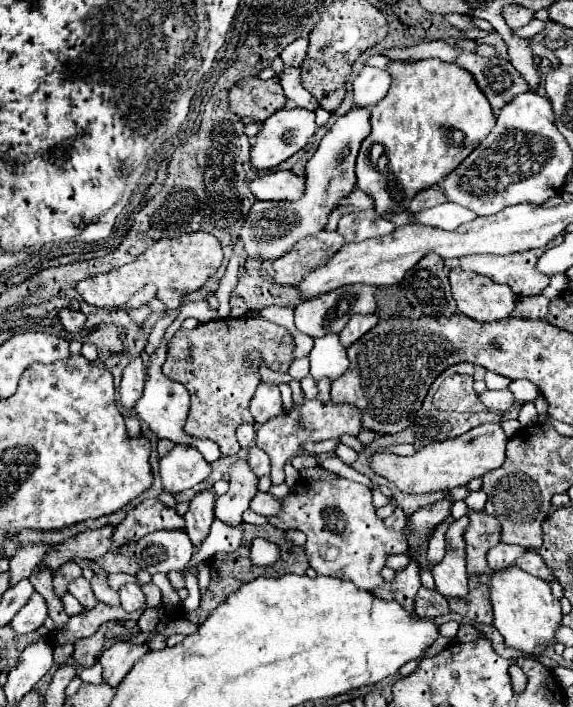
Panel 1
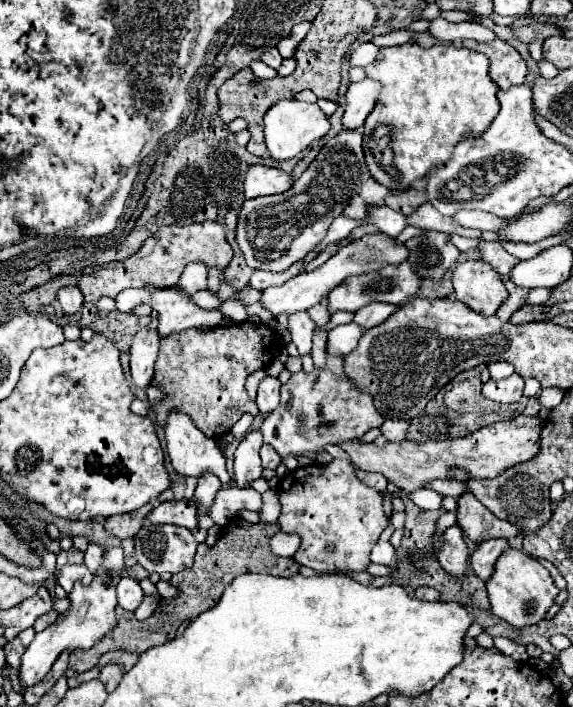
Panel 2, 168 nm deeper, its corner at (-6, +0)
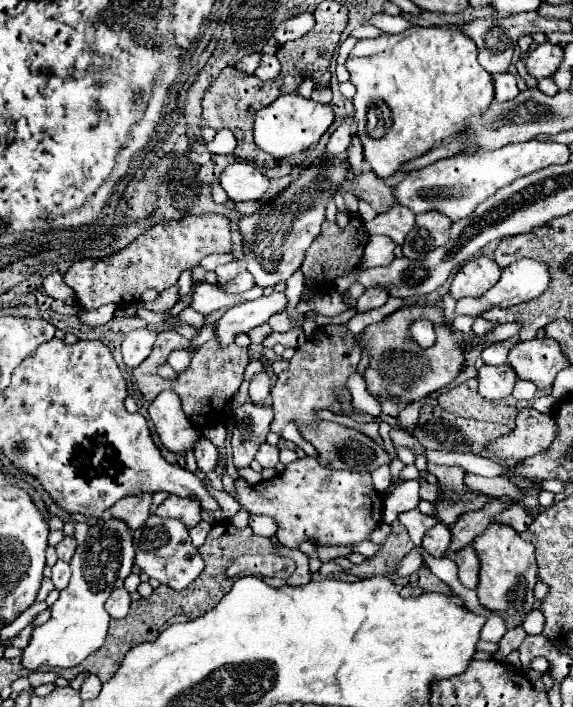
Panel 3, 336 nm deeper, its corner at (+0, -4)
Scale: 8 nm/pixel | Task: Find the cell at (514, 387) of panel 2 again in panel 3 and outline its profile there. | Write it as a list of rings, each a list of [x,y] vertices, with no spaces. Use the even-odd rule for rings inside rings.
[[[508,364],[504,366],[482,366],[478,370],[478,394],[486,400],[502,400],[508,398],[514,390],[514,382],[516,382],[516,374],[514,370],[508,368]]]

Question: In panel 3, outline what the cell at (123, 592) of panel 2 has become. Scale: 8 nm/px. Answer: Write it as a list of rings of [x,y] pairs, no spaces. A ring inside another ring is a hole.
[[[122,586],[122,588],[116,588],[116,590],[110,594],[110,598],[106,600],[106,612],[108,612],[112,618],[124,618],[124,616],[128,614],[128,610],[130,610],[130,604],[132,604],[130,594],[128,594],[128,590]]]

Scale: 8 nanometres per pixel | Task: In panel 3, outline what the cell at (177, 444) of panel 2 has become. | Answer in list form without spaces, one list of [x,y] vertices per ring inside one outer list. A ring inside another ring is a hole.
[[[170,390],[156,396],[156,400],[148,408],[148,414],[164,448],[174,454],[186,456],[186,452],[194,450],[196,442],[202,438],[202,432],[196,430],[184,414],[178,394]]]

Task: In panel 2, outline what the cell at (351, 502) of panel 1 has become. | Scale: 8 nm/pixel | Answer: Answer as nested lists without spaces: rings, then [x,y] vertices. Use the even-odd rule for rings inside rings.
[[[334,458],[330,464],[310,464],[304,468],[296,468],[288,472],[278,486],[278,498],[282,504],[280,514],[280,528],[286,534],[300,536],[300,548],[292,556],[300,566],[314,568],[316,572],[364,572],[370,562],[370,550],[378,542],[380,534],[388,526],[388,518],[382,510],[382,494],[370,486],[366,486],[354,472],[350,460]]]

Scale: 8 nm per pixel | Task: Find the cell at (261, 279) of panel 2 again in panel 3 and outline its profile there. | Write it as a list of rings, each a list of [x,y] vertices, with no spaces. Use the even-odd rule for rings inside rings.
[[[240,272],[234,280],[230,280],[226,286],[224,286],[224,292],[230,292],[230,294],[240,294],[240,292],[246,292],[254,286],[254,278],[248,274],[248,272]]]

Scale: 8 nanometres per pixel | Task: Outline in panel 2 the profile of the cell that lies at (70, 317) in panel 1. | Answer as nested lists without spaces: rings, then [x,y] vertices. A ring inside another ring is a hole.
[[[62,286],[58,290],[58,302],[62,304],[64,314],[76,314],[84,304],[84,296],[78,286]]]

